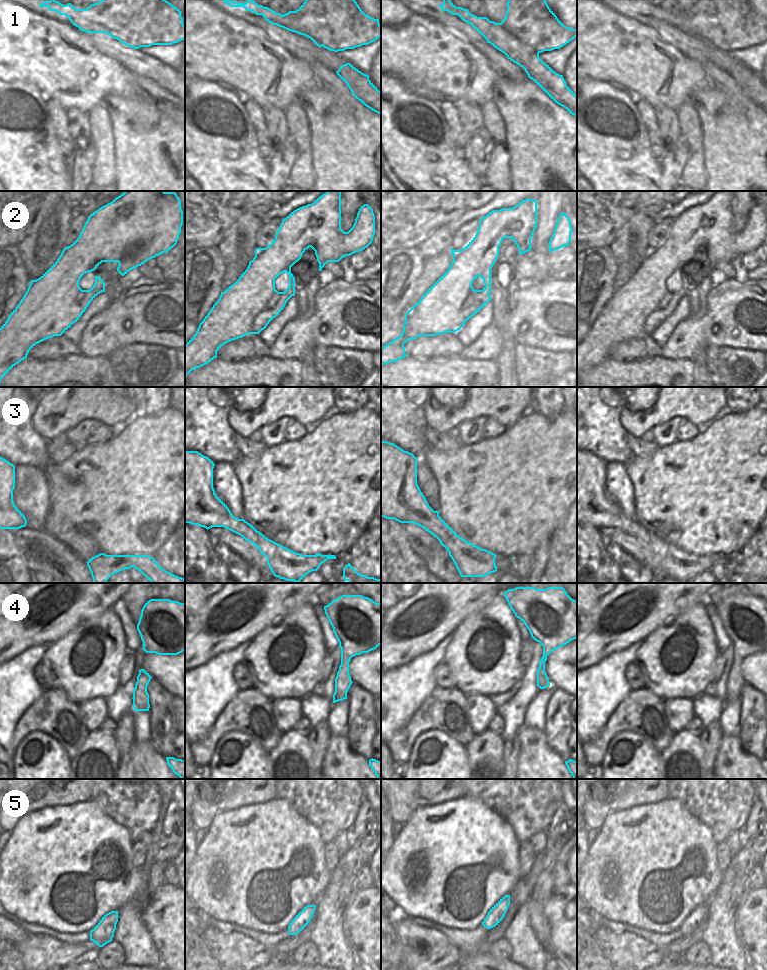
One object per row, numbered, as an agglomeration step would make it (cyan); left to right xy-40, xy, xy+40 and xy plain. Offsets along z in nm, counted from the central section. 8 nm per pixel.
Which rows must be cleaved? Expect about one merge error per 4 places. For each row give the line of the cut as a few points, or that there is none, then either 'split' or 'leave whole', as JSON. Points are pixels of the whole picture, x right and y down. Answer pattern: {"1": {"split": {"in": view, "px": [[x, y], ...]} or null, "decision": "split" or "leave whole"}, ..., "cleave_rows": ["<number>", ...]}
{"1": {"split": {"in": "xy+40", "px": [[500, 23], [538, 53]]}, "decision": "split"}, "2": {"split": null, "decision": "leave whole"}, "3": {"split": null, "decision": "leave whole"}, "4": {"split": null, "decision": "leave whole"}, "5": {"split": null, "decision": "leave whole"}, "cleave_rows": ["1"]}

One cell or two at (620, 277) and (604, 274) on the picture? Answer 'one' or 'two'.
two

